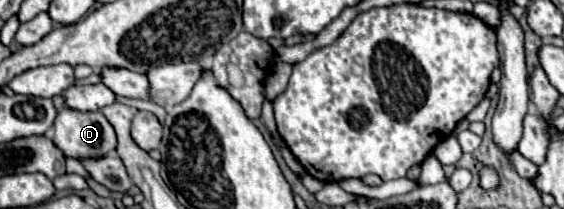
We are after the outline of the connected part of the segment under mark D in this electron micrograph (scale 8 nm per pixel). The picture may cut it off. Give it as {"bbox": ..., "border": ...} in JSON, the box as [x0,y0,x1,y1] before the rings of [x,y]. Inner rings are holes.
{"bbox":[53,107,117,157],"border":[[[63,107],[53,125],[53,143],[67,157],[101,157],[115,149],[117,139],[101,111],[77,111]]]}

